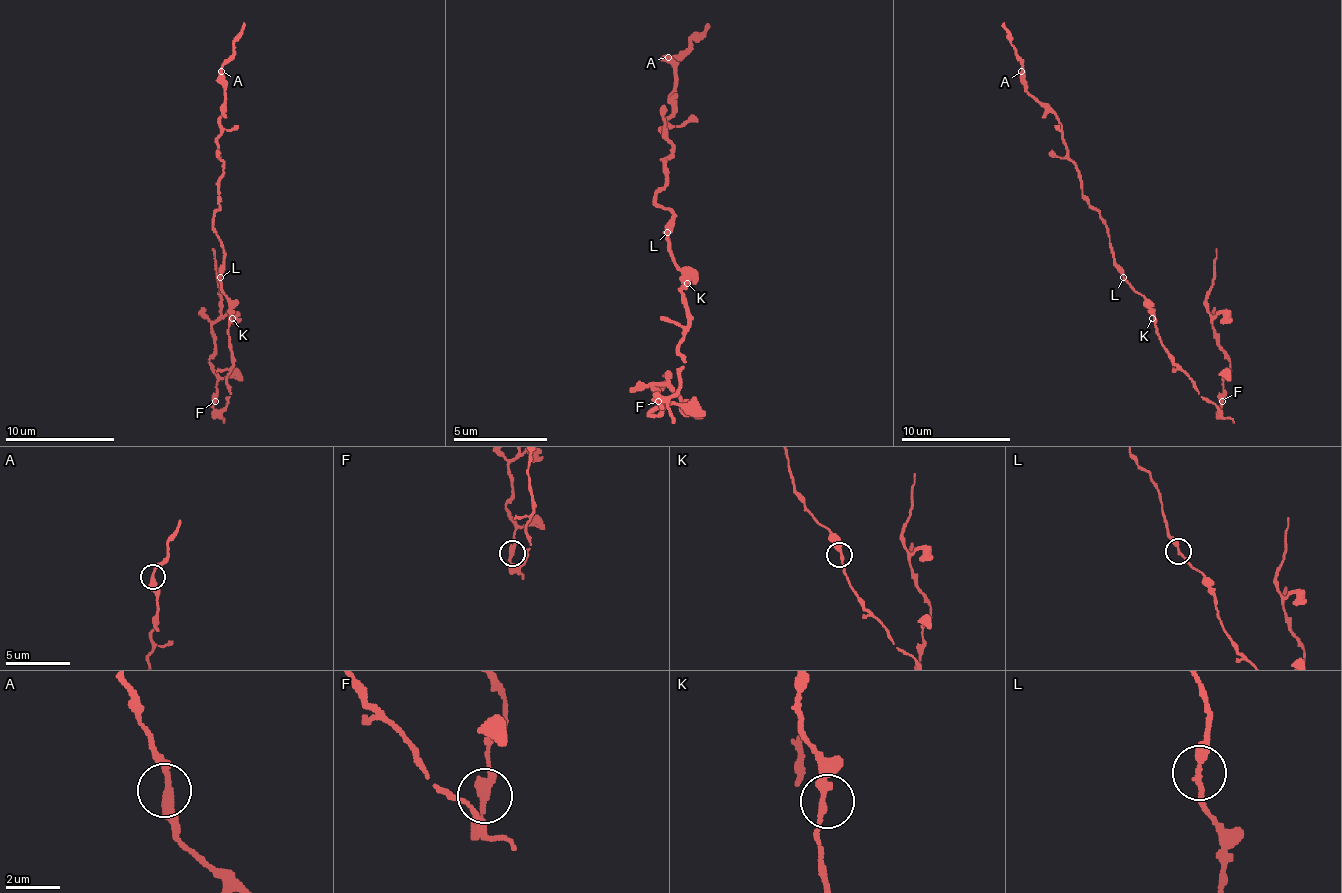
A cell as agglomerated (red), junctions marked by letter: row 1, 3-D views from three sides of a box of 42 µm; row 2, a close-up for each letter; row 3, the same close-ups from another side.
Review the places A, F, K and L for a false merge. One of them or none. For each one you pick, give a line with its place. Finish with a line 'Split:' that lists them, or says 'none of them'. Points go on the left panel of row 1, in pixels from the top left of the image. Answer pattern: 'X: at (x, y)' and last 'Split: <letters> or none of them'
F: at (215, 401)
Split: F

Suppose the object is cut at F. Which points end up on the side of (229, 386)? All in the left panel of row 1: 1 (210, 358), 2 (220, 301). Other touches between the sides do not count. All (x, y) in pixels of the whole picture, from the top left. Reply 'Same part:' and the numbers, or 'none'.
Same part: none

